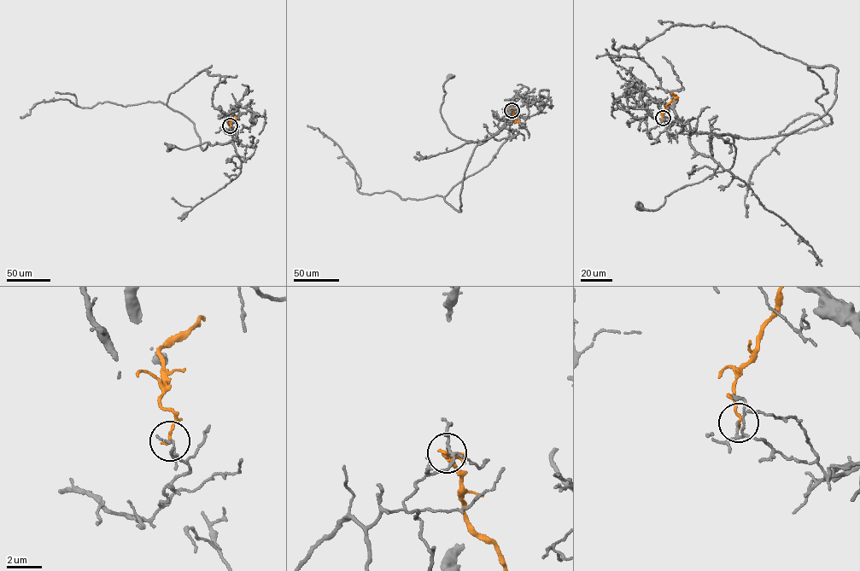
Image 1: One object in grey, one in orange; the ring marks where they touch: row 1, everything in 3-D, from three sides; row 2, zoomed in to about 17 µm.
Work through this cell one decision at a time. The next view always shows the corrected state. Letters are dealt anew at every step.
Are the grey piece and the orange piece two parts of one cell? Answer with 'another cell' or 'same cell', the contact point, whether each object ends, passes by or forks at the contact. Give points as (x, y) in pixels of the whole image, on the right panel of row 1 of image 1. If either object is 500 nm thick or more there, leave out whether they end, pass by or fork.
another cell; place (663, 118); grey passes by; orange ends

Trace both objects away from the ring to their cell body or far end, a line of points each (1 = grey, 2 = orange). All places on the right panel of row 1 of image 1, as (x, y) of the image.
1: (663, 118), (678, 120), (687, 131), (734, 136), (734, 163), (665, 196), (654, 210), (639, 206)
2: (663, 118), (668, 103), (676, 96), (671, 95)

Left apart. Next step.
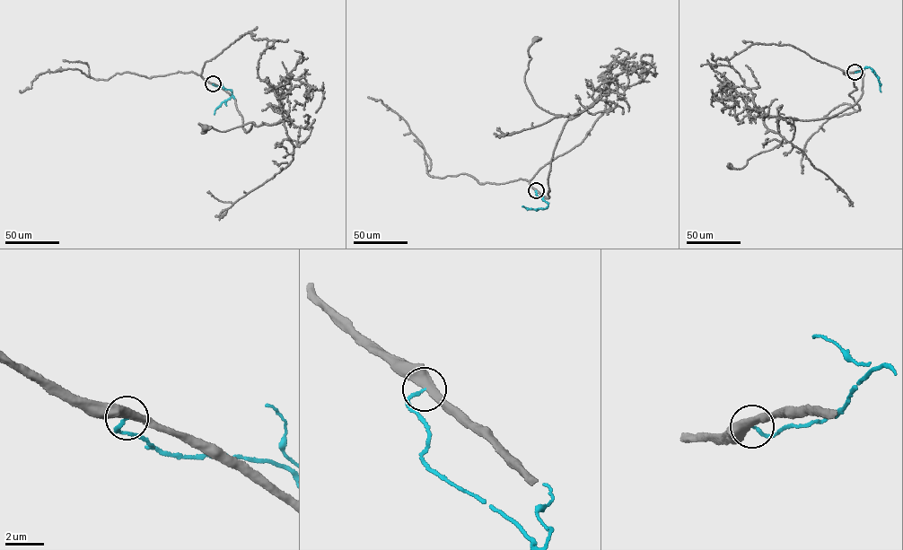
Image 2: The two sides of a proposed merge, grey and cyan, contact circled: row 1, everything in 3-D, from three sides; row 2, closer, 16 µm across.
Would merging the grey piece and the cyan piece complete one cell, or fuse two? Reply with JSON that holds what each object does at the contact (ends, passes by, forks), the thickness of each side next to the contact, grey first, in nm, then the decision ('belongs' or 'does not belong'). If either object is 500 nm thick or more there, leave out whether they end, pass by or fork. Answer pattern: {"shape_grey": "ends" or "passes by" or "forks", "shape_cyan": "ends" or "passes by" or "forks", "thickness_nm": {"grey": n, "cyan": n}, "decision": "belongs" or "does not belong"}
{"shape_grey": "passes by", "shape_cyan": "ends", "thickness_nm": {"grey": 440, "cyan": 150}, "decision": "does not belong"}

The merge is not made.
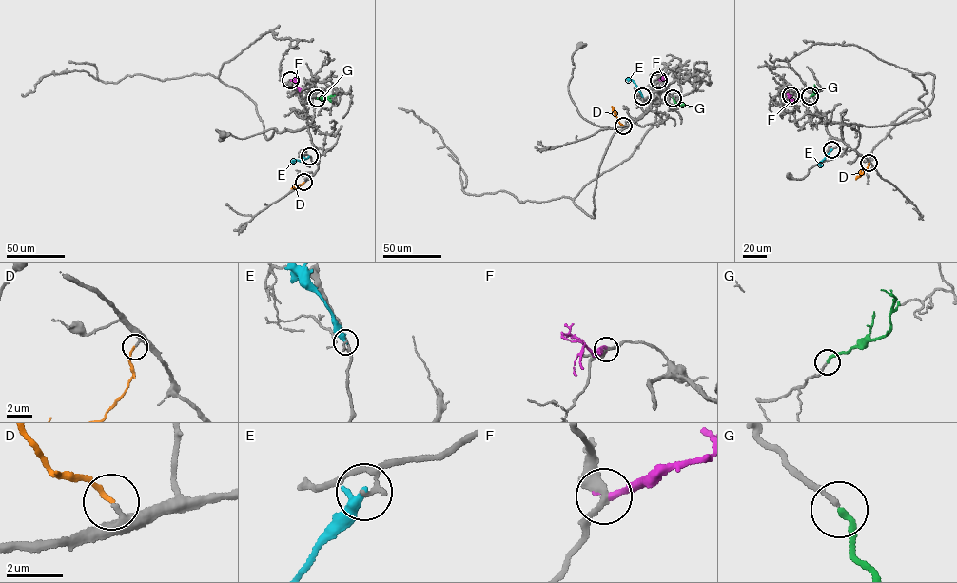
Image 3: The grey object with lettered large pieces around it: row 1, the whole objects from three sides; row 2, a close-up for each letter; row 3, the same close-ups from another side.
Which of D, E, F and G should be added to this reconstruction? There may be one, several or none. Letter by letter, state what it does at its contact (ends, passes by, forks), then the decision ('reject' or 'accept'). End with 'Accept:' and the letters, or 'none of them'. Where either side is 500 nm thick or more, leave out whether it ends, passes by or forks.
D: it ends there; accept
E: it ends there; reject
F: it ends there; reject
G: it ends there; accept
Accept: D, G

